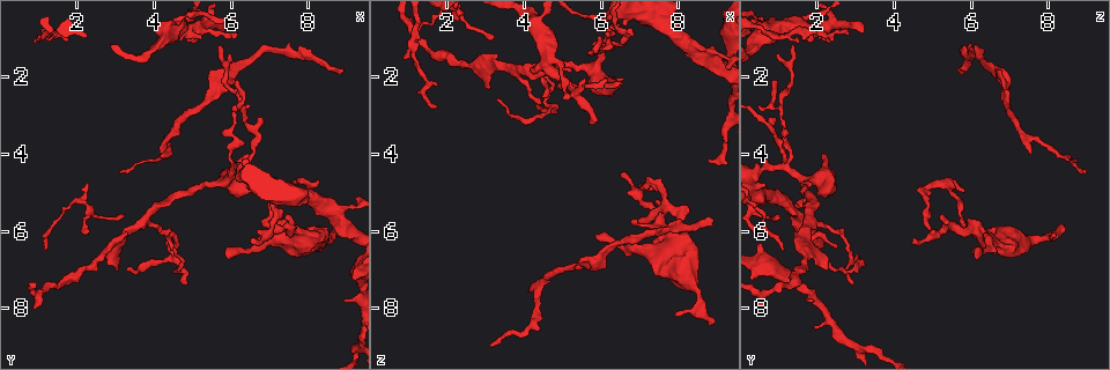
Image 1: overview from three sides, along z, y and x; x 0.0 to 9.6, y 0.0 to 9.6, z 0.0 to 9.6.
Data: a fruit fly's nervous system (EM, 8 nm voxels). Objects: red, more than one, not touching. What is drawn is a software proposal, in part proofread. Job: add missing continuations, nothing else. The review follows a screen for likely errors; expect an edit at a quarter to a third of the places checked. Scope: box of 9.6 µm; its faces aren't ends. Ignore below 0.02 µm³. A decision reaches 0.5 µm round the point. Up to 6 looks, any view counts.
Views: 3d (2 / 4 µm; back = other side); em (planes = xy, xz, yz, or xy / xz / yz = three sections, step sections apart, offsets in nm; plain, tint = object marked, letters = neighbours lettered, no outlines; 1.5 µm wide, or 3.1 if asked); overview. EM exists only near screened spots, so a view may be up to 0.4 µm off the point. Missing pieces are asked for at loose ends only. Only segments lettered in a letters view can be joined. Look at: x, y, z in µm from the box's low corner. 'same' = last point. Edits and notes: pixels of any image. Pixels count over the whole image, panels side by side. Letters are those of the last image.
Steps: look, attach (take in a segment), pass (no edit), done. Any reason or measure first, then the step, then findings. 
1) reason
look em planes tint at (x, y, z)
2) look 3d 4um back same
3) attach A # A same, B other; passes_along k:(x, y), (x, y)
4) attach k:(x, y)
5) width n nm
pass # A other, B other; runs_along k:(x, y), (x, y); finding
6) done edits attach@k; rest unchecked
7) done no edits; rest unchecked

an open end
look 3d 4um at (8.95, 7.85, 1.90)

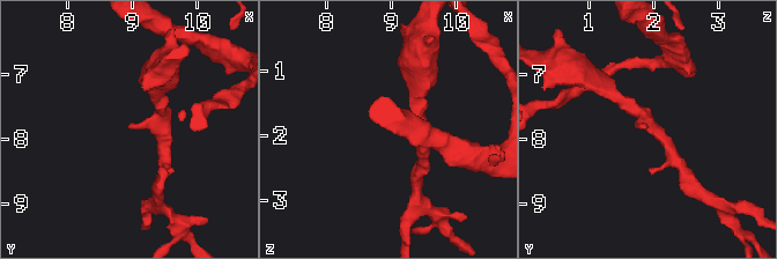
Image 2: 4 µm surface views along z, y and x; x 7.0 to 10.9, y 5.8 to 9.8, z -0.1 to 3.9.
arm_widths 200, 220 nm
look em xz step 8 tint at (8.95, 7.85, 1.90)

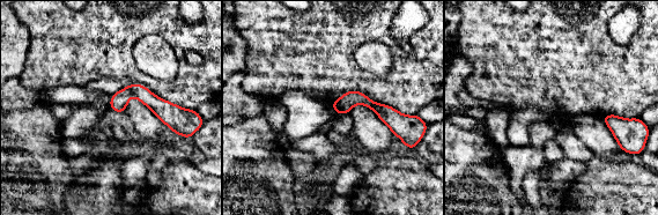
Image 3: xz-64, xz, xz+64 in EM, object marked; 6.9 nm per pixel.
look em planes letters same

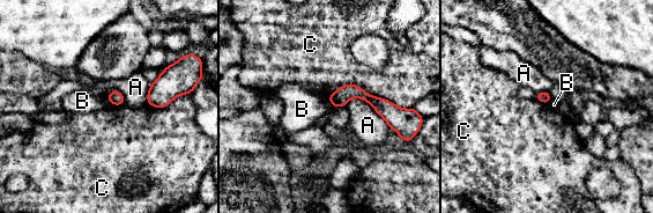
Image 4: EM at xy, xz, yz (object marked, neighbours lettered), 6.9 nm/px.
pass # A other, B other, C other; border 4:(327, 98), (333, 105); no lettered segment goes on from it

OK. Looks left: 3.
free end
look em planes letters at (4.80, 7.35, 3.00)

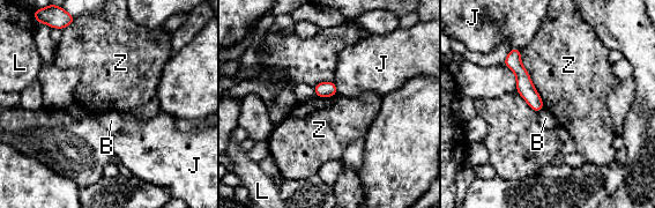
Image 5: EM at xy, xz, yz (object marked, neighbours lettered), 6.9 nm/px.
pass # B other, J other, L other, Z other; runs_along 5:(513, 51), (513, 62), (537, 108); none of them fits

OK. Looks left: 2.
free end
look 3d 4um at (8.85, 5.85, 8.40)

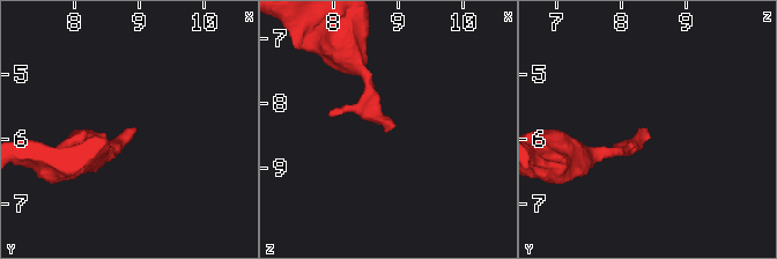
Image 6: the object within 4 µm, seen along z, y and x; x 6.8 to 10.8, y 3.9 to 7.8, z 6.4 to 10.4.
need the tissue
look em xy step 8 letters at (8.90, 5.85, 8.40)

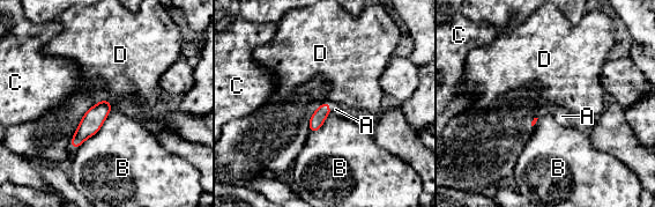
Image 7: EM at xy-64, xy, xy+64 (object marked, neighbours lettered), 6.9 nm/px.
longest_contact D 440 nm
attach A # A same, B other, C other, D other; it goes on there

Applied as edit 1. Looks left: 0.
done edits attach@7; rest unchecked

